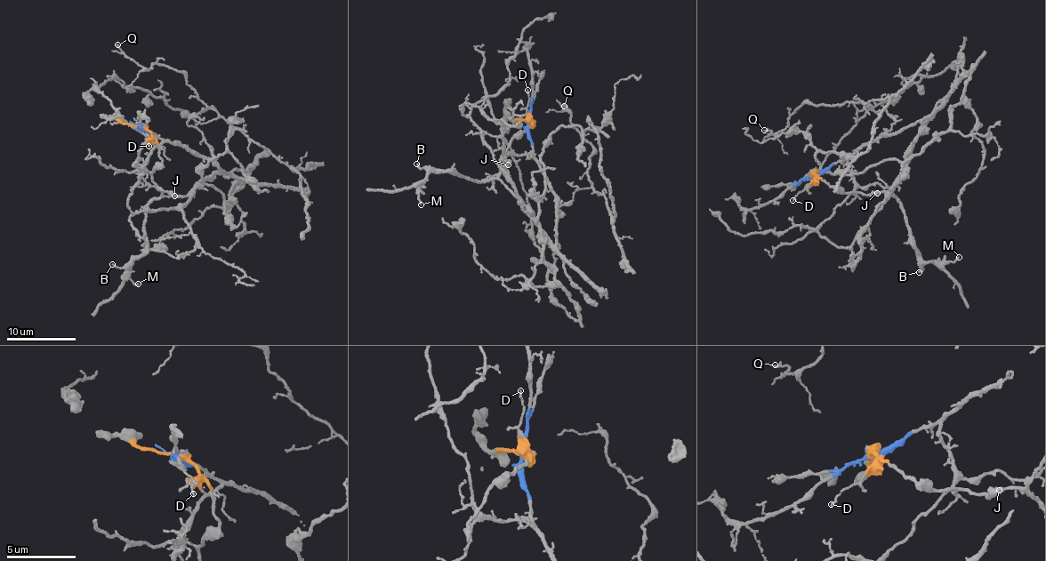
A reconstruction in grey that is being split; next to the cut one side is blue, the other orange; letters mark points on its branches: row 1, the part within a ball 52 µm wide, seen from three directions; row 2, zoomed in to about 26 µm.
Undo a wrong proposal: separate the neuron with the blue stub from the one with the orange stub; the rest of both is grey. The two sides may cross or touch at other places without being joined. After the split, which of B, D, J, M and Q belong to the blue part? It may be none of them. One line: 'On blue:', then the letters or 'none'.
On blue: Q

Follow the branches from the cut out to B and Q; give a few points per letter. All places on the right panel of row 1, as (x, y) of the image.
B: (813, 174), (833, 187), (858, 194), (890, 195), (902, 205), (912, 243), (919, 252), (922, 268), (919, 271)
Q: (813, 174), (884, 133), (894, 117), (868, 106), (856, 110), (851, 102), (800, 104), (774, 134), (764, 130)

